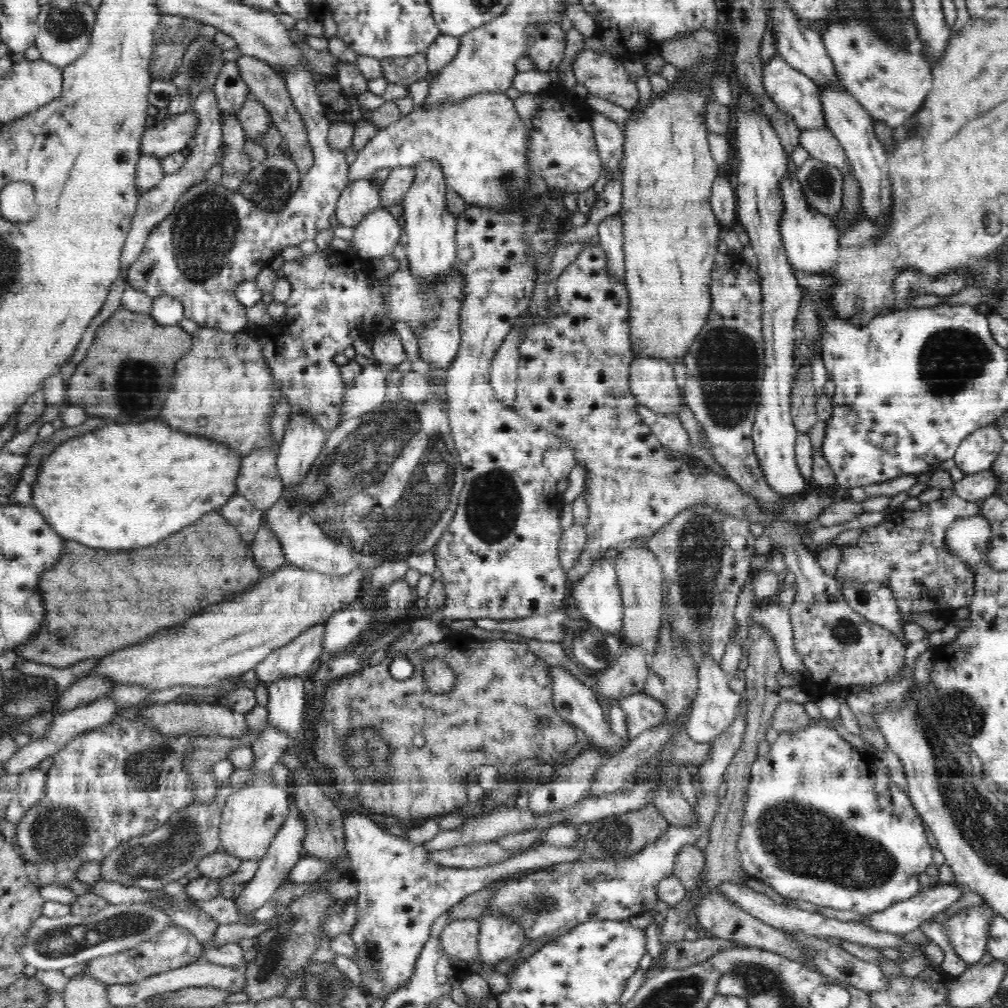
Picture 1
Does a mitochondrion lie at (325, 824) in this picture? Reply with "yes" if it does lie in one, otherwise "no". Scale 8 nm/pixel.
yes

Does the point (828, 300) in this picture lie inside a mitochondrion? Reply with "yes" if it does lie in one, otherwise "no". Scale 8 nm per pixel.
no

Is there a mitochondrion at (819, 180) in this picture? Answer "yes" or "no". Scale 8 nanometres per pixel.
yes

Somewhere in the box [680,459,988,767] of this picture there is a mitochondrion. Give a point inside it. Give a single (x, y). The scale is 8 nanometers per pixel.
(964, 715)

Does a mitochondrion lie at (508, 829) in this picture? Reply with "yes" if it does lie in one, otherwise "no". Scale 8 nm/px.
no

